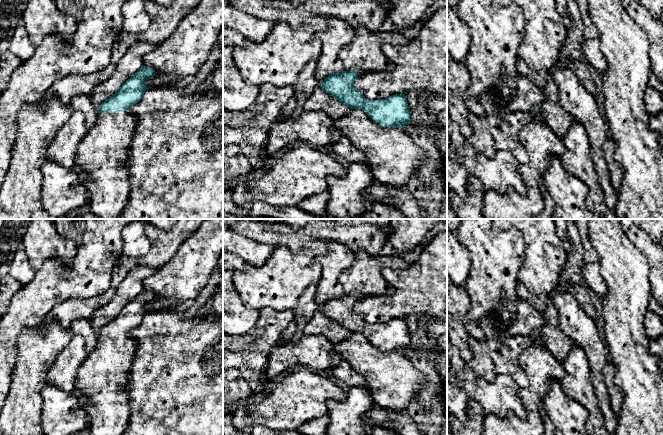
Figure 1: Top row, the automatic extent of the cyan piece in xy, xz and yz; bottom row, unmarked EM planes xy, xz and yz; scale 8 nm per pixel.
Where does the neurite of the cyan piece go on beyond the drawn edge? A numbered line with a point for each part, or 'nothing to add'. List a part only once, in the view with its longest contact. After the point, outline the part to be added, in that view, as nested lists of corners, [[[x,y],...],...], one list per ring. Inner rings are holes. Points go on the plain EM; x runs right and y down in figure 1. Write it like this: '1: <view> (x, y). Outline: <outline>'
1: xy (103, 377). Outline: [[[127,335],[99,336],[94,350],[78,368],[74,384],[86,399],[84,410],[90,420],[91,435],[124,435],[127,431],[132,412],[127,387],[136,348],[137,342]]]

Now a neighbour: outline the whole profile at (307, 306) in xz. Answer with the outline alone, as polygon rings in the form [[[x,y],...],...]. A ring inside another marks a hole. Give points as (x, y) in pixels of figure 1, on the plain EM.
[[[311,284],[300,296],[298,305],[294,310],[296,330],[289,339],[289,342],[298,342],[303,337],[305,325],[311,320],[314,313],[320,310],[320,306],[315,301],[317,290],[317,284]]]

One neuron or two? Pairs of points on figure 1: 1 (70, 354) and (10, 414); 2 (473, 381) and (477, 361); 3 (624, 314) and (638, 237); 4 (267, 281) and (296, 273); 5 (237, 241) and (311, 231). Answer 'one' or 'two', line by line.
1: two
2: two
3: two
4: one
5: two

